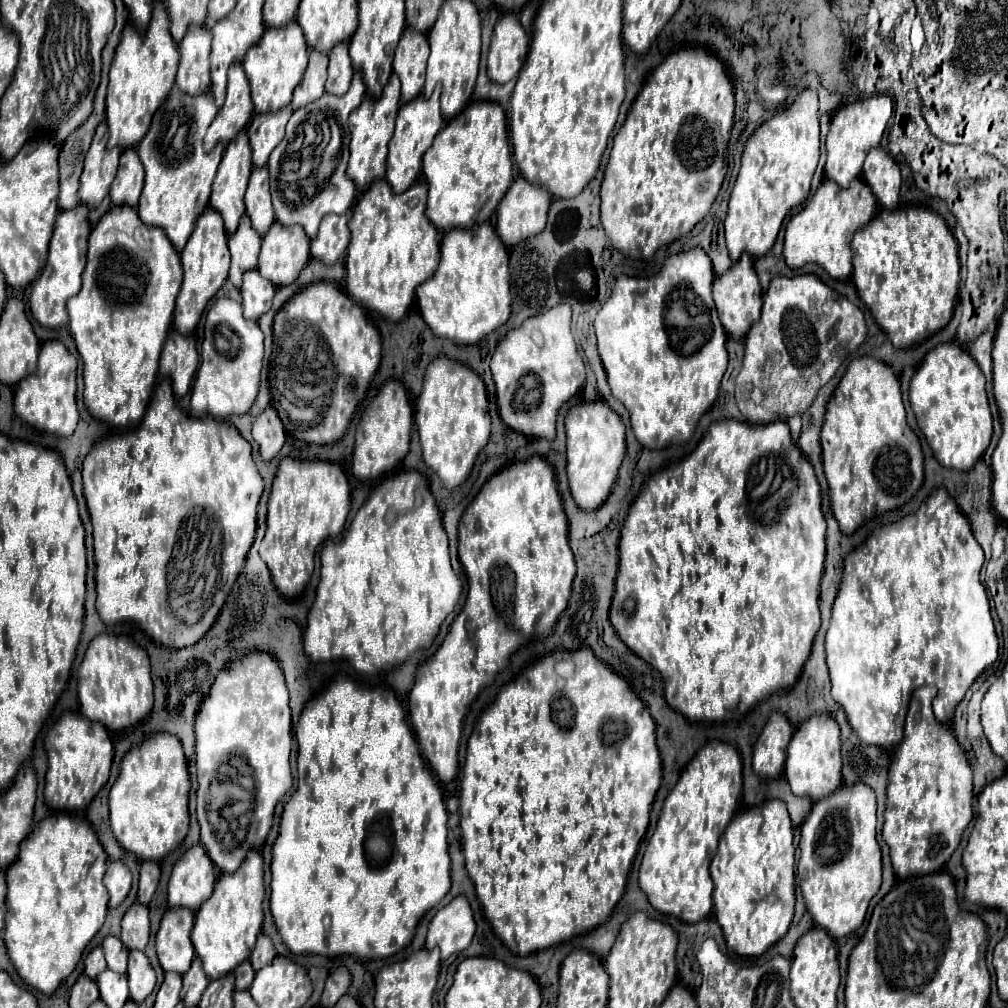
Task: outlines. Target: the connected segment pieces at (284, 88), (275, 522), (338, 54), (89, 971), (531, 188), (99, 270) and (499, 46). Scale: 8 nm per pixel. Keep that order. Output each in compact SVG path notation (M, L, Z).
M296 20L288 22L284 28L266 28L264 40L256 44L256 48L248 50L248 56L244 56L242 66L248 76L250 88L252 88L252 102L254 112L278 112L280 108L288 106L292 102L292 92L300 84L302 74L308 64L308 44L304 40L304 34Z
M290 456L280 460L268 496L268 528L260 546L260 556L284 598L294 598L306 588L314 572L316 546L322 540L340 536L348 512L350 482L338 464L326 460L294 460Z
M340 42L332 48L328 54L330 66L328 66L328 80L326 80L326 92L328 94L346 94L352 78L352 62L348 56L348 42Z
M96 946L84 960L84 974L94 980L102 970L106 970L106 958L104 958L102 948Z
M516 178L496 208L496 232L504 240L504 244L514 246L520 240L526 240L542 232L546 226L550 202L552 202L552 194L546 188L530 184L524 178Z
M128 204L114 206L100 218L90 234L82 290L66 304L70 316L68 326L84 364L84 402L94 418L114 426L126 426L132 422L138 424L142 420L156 382L158 358L172 322L174 300L178 296L180 284L180 256L168 238L162 240L160 228L142 224L136 210Z
M504 14L492 32L488 56L486 56L486 72L488 78L496 84L504 84L518 76L526 52L528 52L528 36L518 22L516 14Z

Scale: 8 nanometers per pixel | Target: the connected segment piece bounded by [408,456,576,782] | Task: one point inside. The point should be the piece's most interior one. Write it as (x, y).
(513, 539)

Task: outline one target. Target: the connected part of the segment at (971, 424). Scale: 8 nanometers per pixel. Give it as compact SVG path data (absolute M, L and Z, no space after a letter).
M938 344L922 360L910 380L910 406L926 436L934 458L954 470L970 470L992 438L992 414L986 398L986 380L976 360L960 344Z

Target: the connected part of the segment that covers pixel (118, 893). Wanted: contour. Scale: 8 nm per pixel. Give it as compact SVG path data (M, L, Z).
M120 860L110 862L108 870L106 870L106 876L104 876L104 884L110 892L110 908L118 906L126 898L126 894L130 890L130 884L132 884L132 874L130 874L128 866Z

